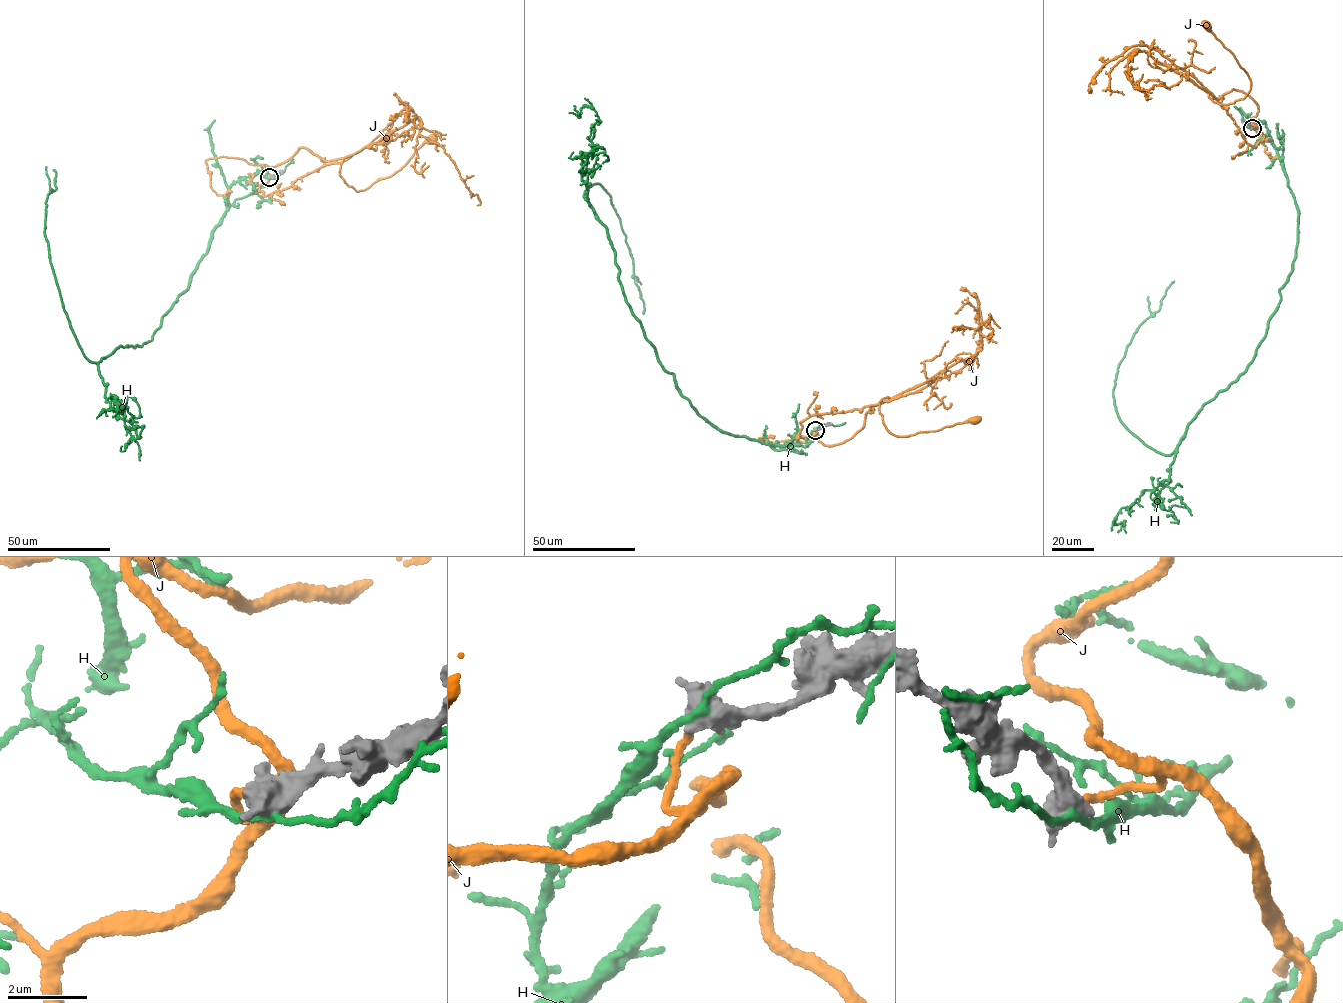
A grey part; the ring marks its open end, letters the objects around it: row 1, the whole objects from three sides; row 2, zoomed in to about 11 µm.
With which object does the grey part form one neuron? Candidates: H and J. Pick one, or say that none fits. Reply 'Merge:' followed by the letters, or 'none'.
Merge: J

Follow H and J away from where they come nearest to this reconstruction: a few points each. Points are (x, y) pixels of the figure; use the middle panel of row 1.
H: (815, 429), (806, 446), (781, 446), (698, 413), (627, 302), (585, 198), (595, 184), (620, 218), (643, 314)
J: (815, 430), (825, 445), (849, 440), (872, 406), (887, 397), (879, 412), (896, 436), (975, 421)

